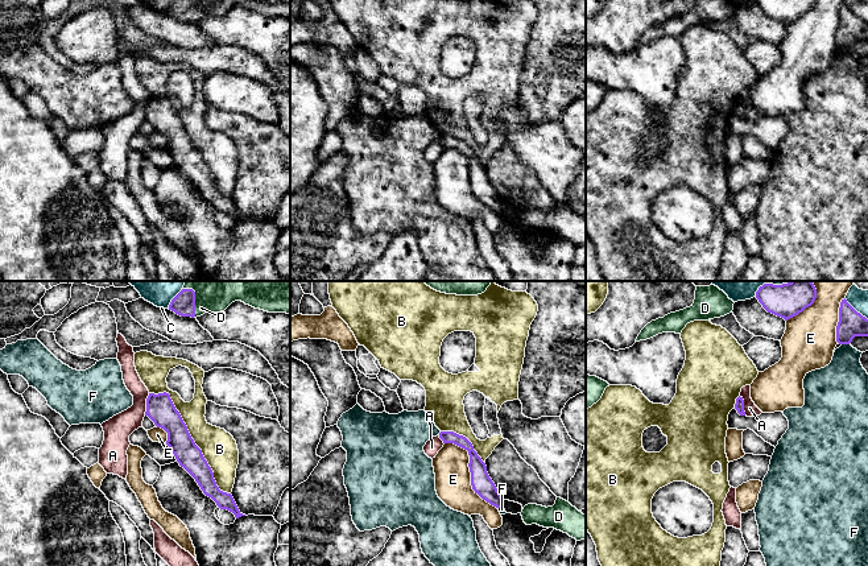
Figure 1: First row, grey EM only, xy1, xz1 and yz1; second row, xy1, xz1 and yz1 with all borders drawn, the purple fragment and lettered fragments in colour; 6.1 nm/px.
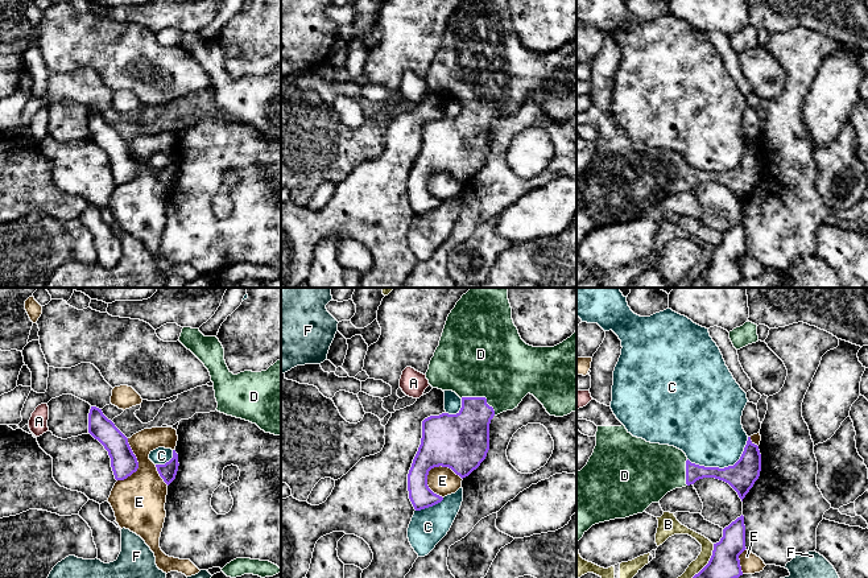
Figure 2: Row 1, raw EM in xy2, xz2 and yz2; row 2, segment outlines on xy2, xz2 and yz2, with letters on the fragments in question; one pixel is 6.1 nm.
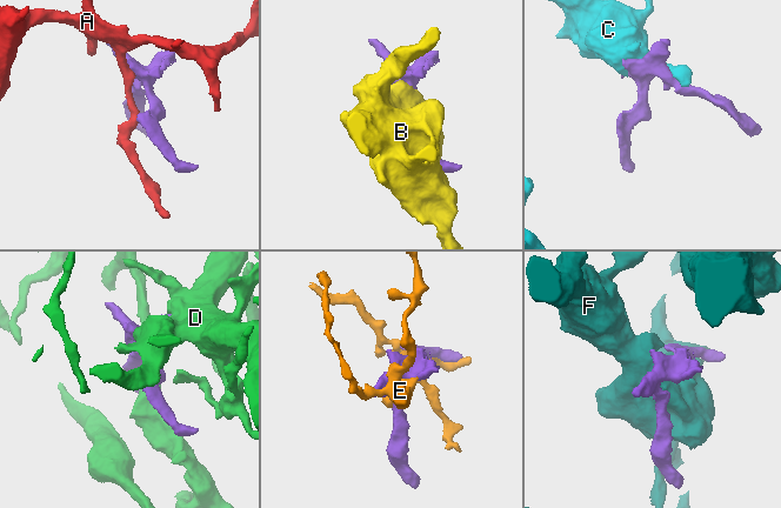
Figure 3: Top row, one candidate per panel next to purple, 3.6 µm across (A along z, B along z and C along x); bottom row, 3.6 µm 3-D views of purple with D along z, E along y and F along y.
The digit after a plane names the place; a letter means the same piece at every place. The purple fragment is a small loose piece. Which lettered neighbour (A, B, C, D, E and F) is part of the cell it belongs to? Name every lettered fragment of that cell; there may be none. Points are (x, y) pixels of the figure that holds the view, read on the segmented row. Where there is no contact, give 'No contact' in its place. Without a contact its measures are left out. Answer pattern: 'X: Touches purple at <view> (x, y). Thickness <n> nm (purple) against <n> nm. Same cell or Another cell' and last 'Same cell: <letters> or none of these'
A: Touches purple at xy1 (147, 404). Thickness 170 nm (purple) against 160 nm. Another cell
B: Touches purple at xy1 (190, 437). Thickness 170 nm (purple) against 220 nm. Another cell
C: Touches purple at yz2 (724, 467). Thickness 170 nm (purple) against 400 nm. Another cell
D: Touches purple at xz2 (482, 397). Thickness 280 nm (purple) against 500 nm. Same cell
E: Touches purple at xz1 (470, 471). Thickness 120 nm (purple) against 220 nm. Another cell
F: Touches purple at yz1 (846, 343). Thickness 160 nm (purple) against 300 nm. Another cell
Same cell: D

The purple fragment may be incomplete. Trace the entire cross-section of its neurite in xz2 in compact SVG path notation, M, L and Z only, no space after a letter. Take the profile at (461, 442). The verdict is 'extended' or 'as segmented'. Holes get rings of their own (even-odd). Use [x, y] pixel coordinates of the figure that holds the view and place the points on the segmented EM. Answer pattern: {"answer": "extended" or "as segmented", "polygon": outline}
{"answer": "extended", "polygon": "M471 288L447 317L426 379L433 388L452 391L462 399L456 414L442 413L422 421L422 438L408 474L409 499L416 511L443 500L427 486L429 471L449 467L462 479L476 470L489 450L491 420L518 406L530 393L550 416L576 410L576 330L554 347L526 344L512 319L508 288Z"}

